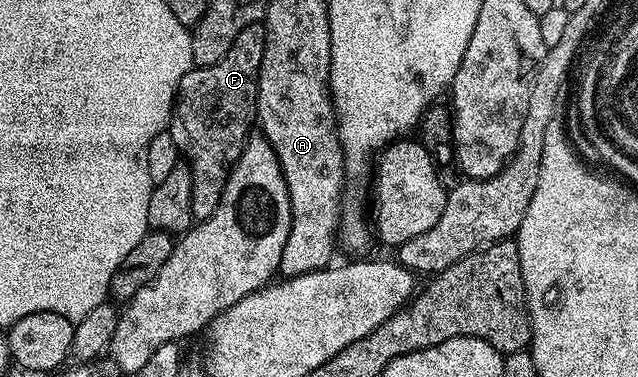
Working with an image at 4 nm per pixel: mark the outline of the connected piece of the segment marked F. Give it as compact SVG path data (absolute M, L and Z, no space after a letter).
M263 22L249 24L249 28L241 28L241 36L233 40L233 48L217 60L212 66L195 66L181 80L179 90L175 94L175 108L171 111L169 133L177 144L180 155L191 168L193 176L193 216L202 220L217 212L217 204L221 204L221 192L227 190L227 179L237 164L241 152L245 148L253 123L257 115L257 88L259 87L259 69L265 56L265 36L267 28Z

